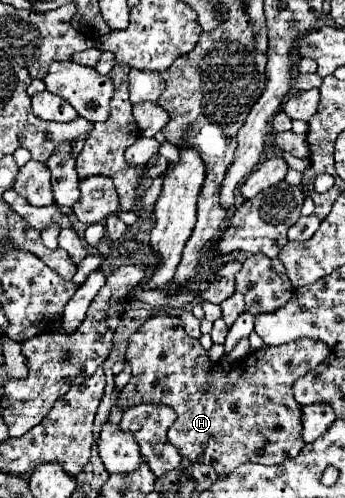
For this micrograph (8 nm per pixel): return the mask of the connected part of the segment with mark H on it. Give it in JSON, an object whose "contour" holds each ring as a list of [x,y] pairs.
{"contour":[[[155,314],[129,338],[127,360],[131,362],[133,374],[129,384],[119,392],[117,406],[127,410],[129,406],[145,402],[173,408],[177,418],[167,432],[167,440],[183,458],[189,462],[209,464],[219,476],[231,474],[245,462],[281,464],[287,458],[295,458],[305,446],[301,438],[301,404],[293,398],[293,382],[321,364],[327,356],[329,348],[325,342],[301,338],[281,346],[263,346],[237,360],[235,366],[229,366],[229,370],[223,370],[221,362],[213,362],[197,338],[189,338],[189,334],[185,334],[177,316]]]}

